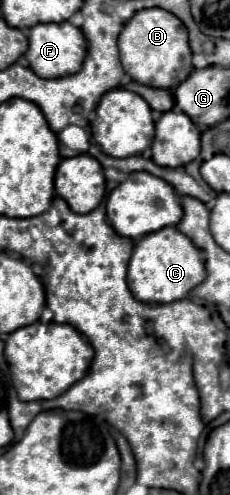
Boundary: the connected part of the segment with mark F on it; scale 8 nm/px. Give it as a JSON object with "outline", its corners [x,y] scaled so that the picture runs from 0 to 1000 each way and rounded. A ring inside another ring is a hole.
{"outline":[[[283,46],[161,48],[126,67],[126,99],[109,107],[135,139],[170,147],[170,156],[283,156],[291,147],[326,147],[343,131],[361,131],[361,115],[378,107],[378,83],[343,55]]]}

